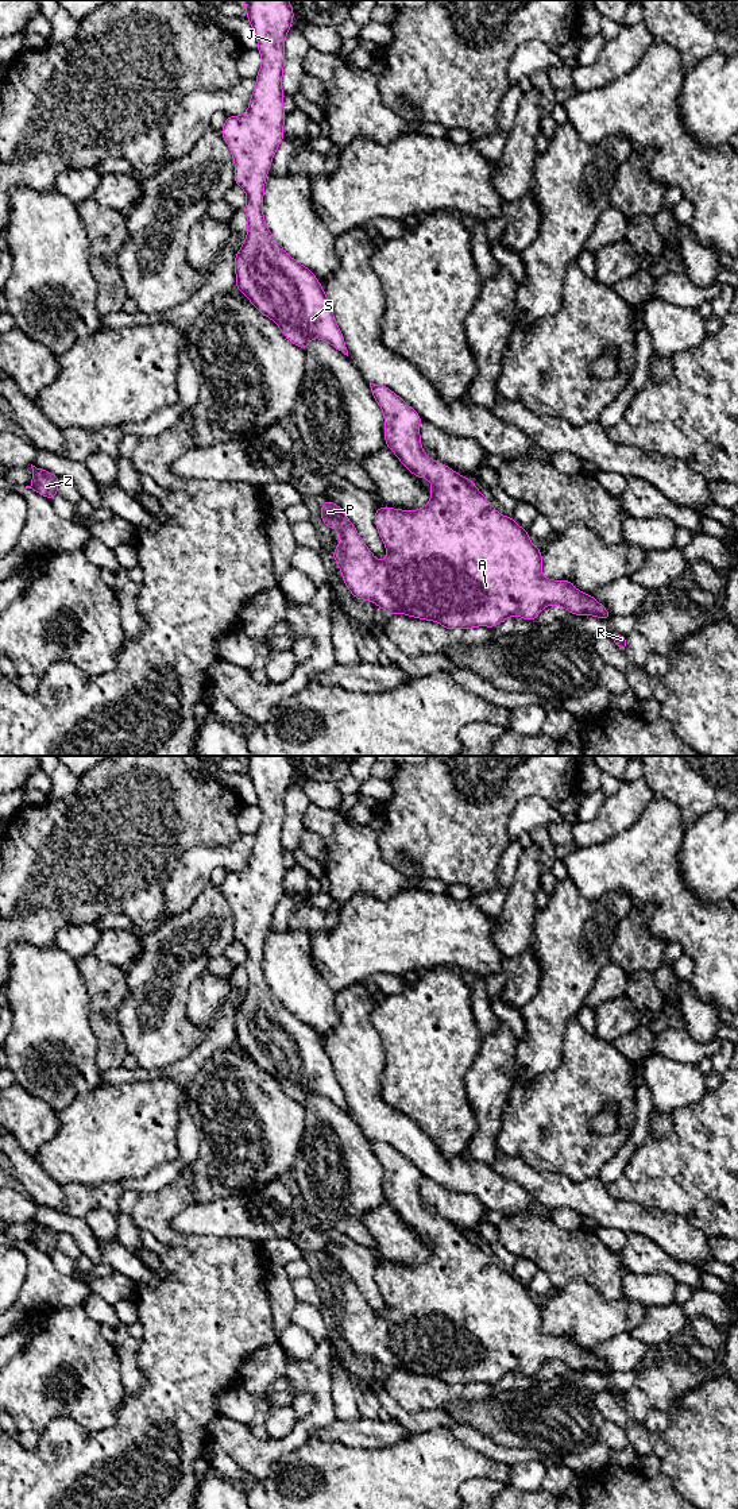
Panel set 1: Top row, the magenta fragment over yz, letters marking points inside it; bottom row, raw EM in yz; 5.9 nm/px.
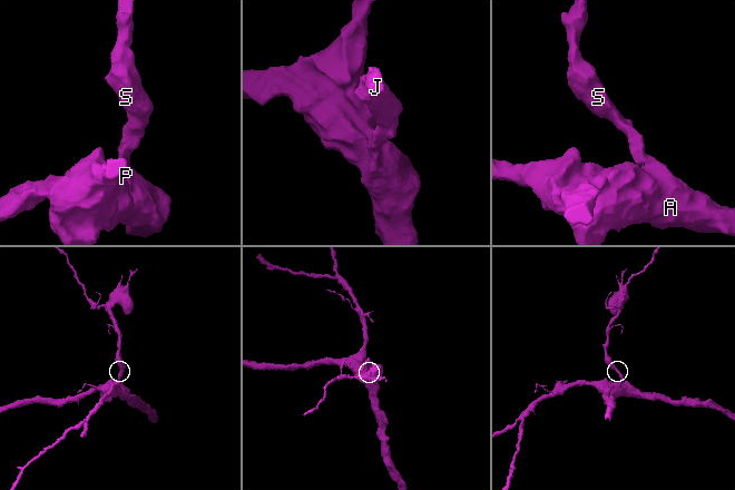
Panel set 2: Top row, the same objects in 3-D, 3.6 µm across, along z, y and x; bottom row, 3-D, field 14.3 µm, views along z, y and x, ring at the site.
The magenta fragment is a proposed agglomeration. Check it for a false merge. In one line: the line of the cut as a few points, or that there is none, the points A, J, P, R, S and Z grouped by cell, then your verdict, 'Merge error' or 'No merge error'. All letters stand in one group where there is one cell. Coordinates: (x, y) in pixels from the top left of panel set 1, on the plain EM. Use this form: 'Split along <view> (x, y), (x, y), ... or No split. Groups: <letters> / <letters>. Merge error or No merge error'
No split. Groups: A J P R S Z. No merge error

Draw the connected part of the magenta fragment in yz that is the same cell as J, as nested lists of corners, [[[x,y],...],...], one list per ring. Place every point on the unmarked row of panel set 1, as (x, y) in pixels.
[[[289,756],[243,759],[258,795],[262,823],[247,868],[227,872],[221,885],[235,916],[235,939],[247,949],[243,965],[248,985],[235,1014],[236,1043],[304,1107],[317,1093],[348,1112],[320,1037],[275,997],[262,968],[264,937],[285,894],[283,796],[293,779],[293,763]]]

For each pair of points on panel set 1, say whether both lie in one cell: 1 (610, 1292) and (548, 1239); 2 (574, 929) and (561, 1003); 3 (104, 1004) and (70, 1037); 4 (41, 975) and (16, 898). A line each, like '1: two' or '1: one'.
1: one
2: one
3: two
4: two

